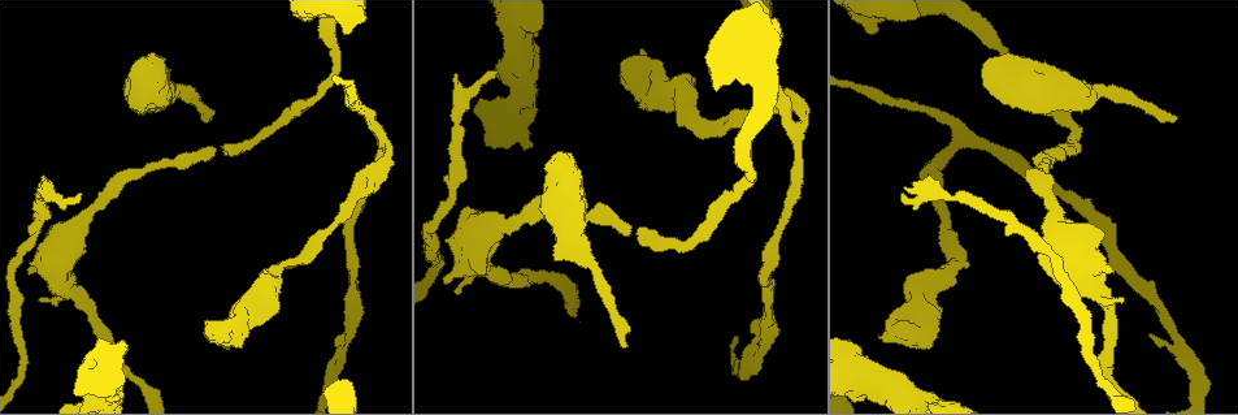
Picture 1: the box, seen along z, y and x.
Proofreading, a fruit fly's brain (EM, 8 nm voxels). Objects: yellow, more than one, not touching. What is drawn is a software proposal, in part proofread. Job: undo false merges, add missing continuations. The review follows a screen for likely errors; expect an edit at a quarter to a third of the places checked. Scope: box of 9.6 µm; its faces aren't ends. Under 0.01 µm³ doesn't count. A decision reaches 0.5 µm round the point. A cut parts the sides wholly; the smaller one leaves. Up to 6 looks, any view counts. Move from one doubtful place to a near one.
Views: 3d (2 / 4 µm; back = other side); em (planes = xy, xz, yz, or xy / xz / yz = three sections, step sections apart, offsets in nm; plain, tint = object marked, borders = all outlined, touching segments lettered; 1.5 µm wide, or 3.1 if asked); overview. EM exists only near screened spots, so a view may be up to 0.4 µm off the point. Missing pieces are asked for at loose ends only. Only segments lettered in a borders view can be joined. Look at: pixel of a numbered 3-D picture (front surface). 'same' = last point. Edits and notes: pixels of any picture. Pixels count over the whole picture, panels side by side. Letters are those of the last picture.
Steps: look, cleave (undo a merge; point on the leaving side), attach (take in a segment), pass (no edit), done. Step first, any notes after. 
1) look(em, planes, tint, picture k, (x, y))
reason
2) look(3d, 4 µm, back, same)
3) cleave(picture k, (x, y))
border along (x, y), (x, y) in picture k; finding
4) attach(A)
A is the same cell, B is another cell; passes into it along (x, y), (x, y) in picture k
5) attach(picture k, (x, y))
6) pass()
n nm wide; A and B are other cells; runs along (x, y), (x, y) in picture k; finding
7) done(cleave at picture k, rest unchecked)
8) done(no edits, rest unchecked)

look(em, xz, step 8, tint, picture 1, (954, 144))

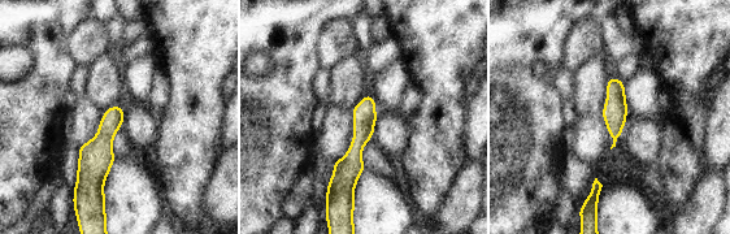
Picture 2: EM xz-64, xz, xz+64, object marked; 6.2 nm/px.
look(em, planes, borders, same)

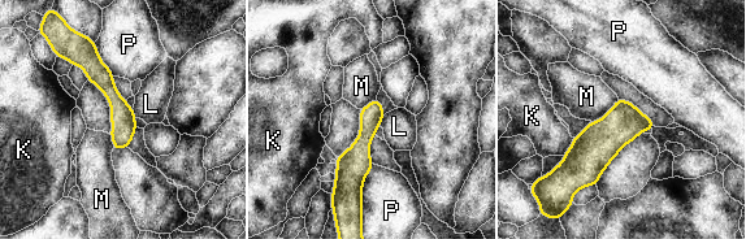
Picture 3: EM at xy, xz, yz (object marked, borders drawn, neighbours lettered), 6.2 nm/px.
pass()
140 nm wide; K, L, M and P are other cells; continuous, no second neuron

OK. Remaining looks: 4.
look(em, planes, plain, picture 1, (622, 348))
end of a long branch

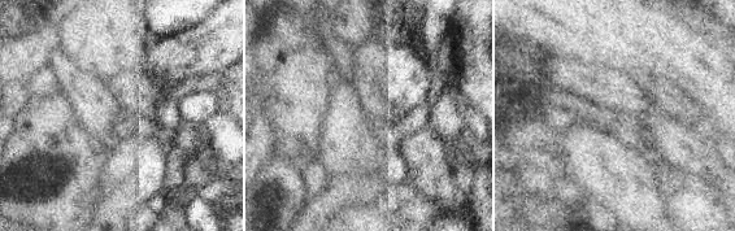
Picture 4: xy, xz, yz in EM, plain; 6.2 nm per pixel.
look(em, planes, tint, same)

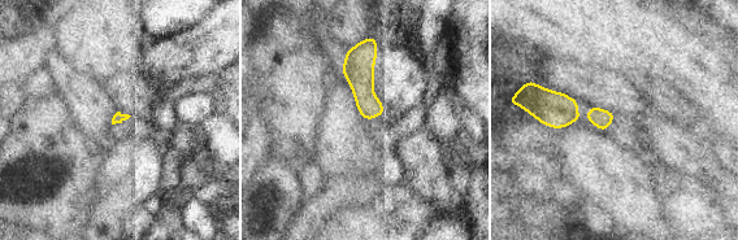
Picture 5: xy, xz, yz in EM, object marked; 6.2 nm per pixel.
look(em, planes, borders, same)
see the neighbours

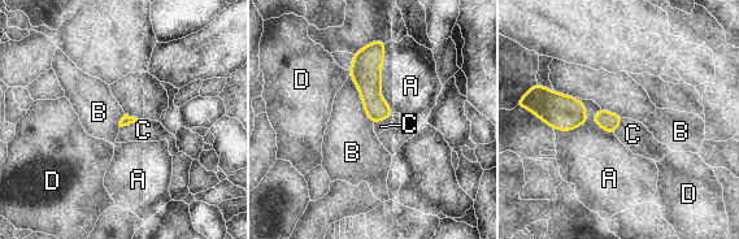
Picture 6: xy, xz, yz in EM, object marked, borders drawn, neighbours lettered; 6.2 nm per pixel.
attach(C)
C is the same cell, A, B and D are other cells; it goes on there

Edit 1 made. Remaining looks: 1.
done(attach at picture 6, rest unchecked)

